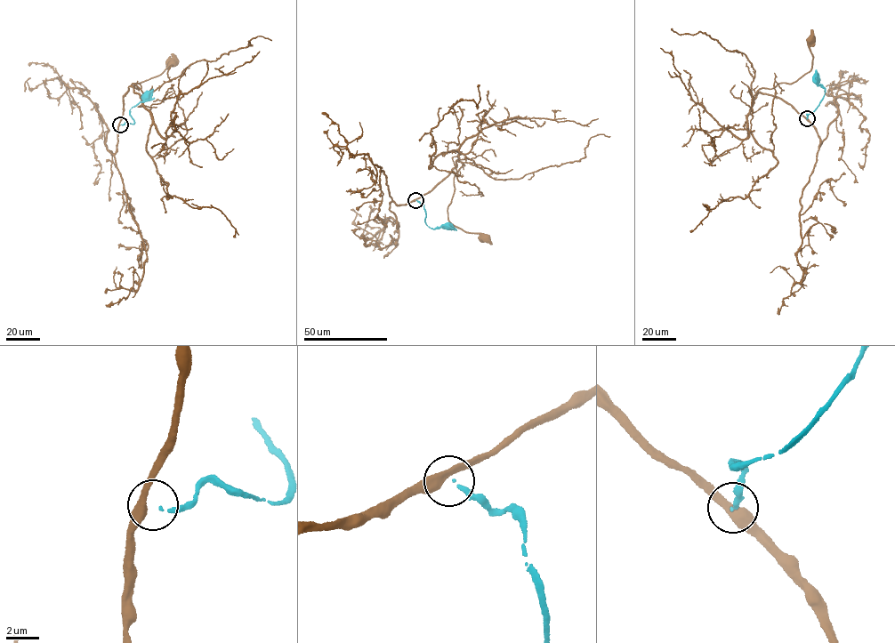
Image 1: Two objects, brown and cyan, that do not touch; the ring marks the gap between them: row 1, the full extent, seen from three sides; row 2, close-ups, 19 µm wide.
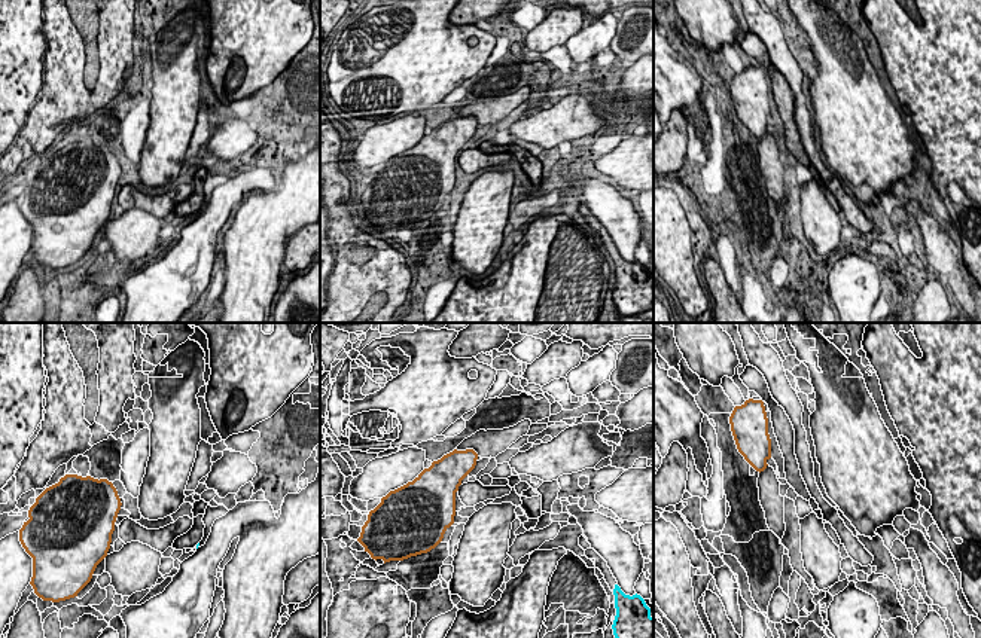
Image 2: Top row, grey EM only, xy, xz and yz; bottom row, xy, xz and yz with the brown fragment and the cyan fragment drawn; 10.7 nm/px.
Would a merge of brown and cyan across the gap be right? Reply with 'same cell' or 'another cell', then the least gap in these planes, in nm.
another cell | 1850 nm

